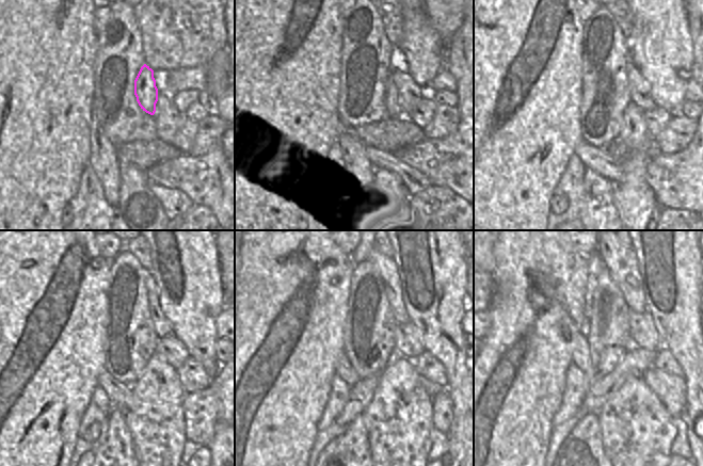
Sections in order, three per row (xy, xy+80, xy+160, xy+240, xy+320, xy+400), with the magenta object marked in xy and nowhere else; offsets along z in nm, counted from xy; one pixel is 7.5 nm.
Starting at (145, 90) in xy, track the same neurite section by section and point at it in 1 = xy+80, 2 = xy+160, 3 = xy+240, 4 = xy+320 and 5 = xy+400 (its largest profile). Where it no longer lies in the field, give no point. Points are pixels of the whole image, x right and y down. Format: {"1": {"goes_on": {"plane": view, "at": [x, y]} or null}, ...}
{"1": {"goes_on": {"plane": "xy+80", "at": [392, 100]}}, "2": {"goes_on": {"plane": "xy+160", "at": [634, 198]}}, "3": {"goes_on": {"plane": "xy+240", "at": [156, 421]}}, "4": {"goes_on": {"plane": "xy+320", "at": [399, 418]}}, "5": {"goes_on": {"plane": "xy+400", "at": [637, 431]}}}

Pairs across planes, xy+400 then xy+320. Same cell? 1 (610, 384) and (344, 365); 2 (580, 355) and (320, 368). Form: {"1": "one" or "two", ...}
{"1": "two", "2": "two"}

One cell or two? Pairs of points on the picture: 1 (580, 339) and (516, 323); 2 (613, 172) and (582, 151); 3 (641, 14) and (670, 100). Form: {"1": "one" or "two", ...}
{"1": "two", "2": "one", "3": "one"}

